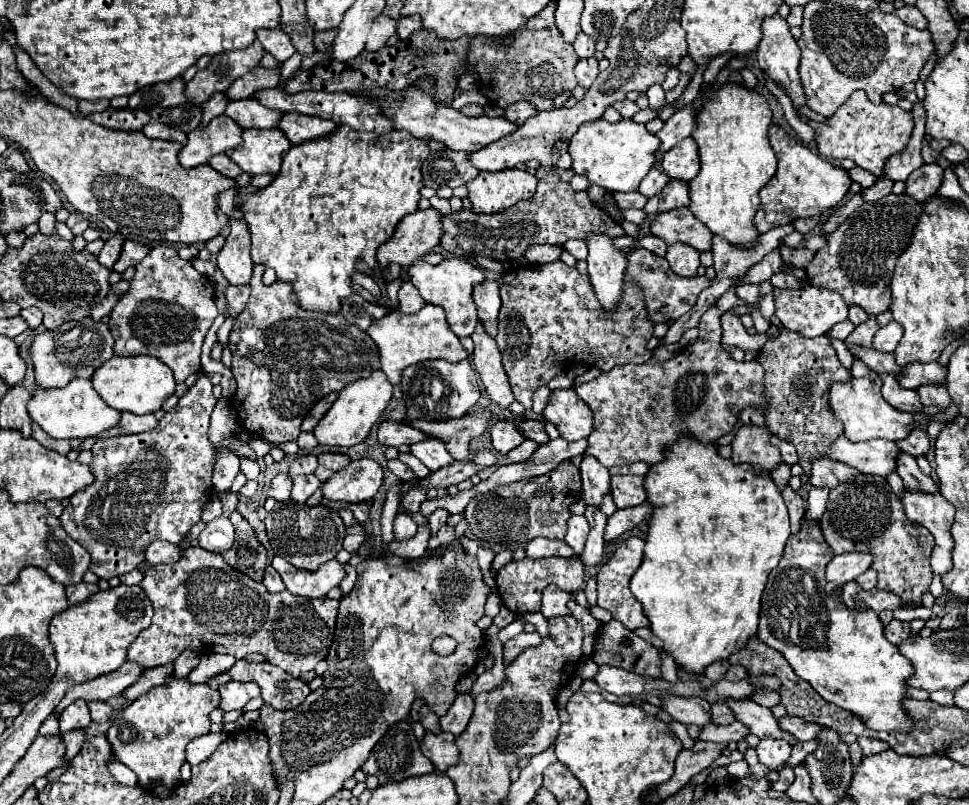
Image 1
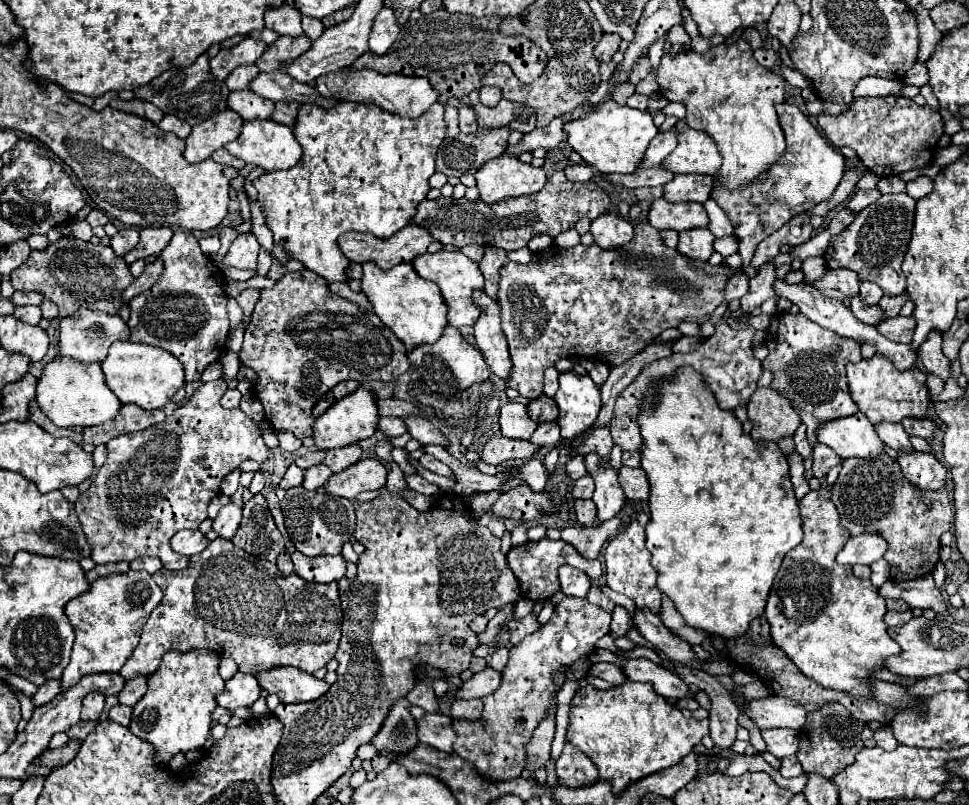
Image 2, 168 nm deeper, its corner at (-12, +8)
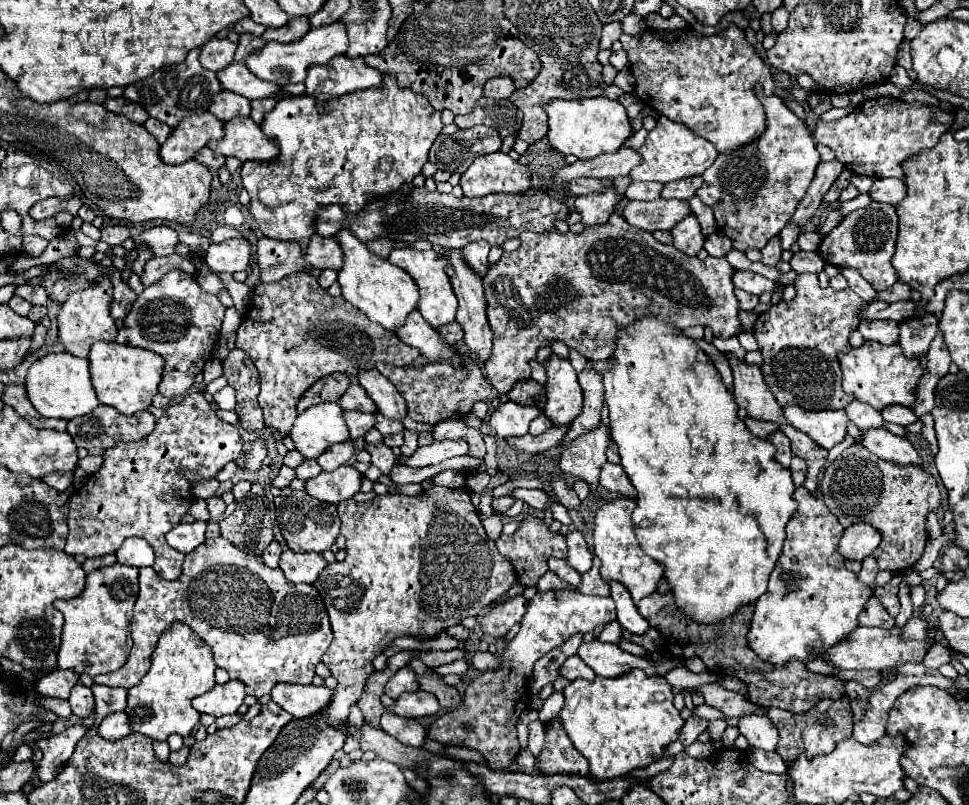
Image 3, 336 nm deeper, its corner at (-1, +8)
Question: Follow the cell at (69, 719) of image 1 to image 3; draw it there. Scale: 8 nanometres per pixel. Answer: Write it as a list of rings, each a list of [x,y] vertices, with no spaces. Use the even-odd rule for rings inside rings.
[[[76,685],[72,687],[72,693],[70,693],[70,699],[68,699],[70,707],[72,707],[72,713],[76,717],[88,717],[92,711],[94,711],[94,699],[92,699],[92,691],[84,685]]]

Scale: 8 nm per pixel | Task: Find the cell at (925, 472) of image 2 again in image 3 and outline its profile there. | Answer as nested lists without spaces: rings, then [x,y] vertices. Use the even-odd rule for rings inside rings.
[[[870,429],[870,431],[864,431],[862,437],[864,437],[862,441],[864,447],[868,447],[868,451],[872,451],[876,457],[884,461],[892,461],[902,467],[922,465],[920,455],[916,453],[916,449],[910,445],[906,437],[892,435],[886,429]]]

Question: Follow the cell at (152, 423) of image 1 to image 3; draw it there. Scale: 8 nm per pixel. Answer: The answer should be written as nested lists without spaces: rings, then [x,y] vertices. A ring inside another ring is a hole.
[[[98,405],[92,413],[68,421],[68,433],[72,435],[76,447],[88,449],[90,455],[102,455],[102,451],[112,447],[114,443],[140,441],[142,437],[146,437],[148,433],[154,431],[154,425],[156,425],[156,419],[154,419],[154,415],[150,411],[138,411],[138,413],[130,415],[130,417],[124,417],[124,415],[120,415],[116,409],[112,409],[108,405]]]

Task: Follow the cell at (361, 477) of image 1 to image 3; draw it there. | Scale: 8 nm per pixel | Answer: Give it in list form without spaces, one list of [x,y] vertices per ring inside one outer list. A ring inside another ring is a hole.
[[[342,465],[336,471],[322,471],[318,477],[306,481],[306,493],[314,499],[336,505],[348,497],[354,497],[360,491],[362,473],[350,465]]]

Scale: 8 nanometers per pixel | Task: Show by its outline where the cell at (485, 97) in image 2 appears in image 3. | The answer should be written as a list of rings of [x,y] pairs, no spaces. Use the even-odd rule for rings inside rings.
[[[506,75],[500,77],[492,77],[488,79],[488,83],[484,85],[484,97],[492,97],[492,99],[508,99],[514,91],[514,83],[512,79],[508,79]]]

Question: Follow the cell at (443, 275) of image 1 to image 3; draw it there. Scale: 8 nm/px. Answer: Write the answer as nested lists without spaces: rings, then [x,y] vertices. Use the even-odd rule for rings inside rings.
[[[402,247],[402,249],[394,249],[388,257],[388,261],[400,269],[404,269],[406,273],[410,273],[410,277],[416,281],[418,289],[420,289],[420,301],[418,301],[418,311],[422,313],[422,317],[432,325],[432,327],[442,327],[454,321],[456,317],[456,295],[452,291],[448,273],[446,273],[446,265],[448,261],[436,253],[434,249],[430,251],[418,251],[412,247]]]

